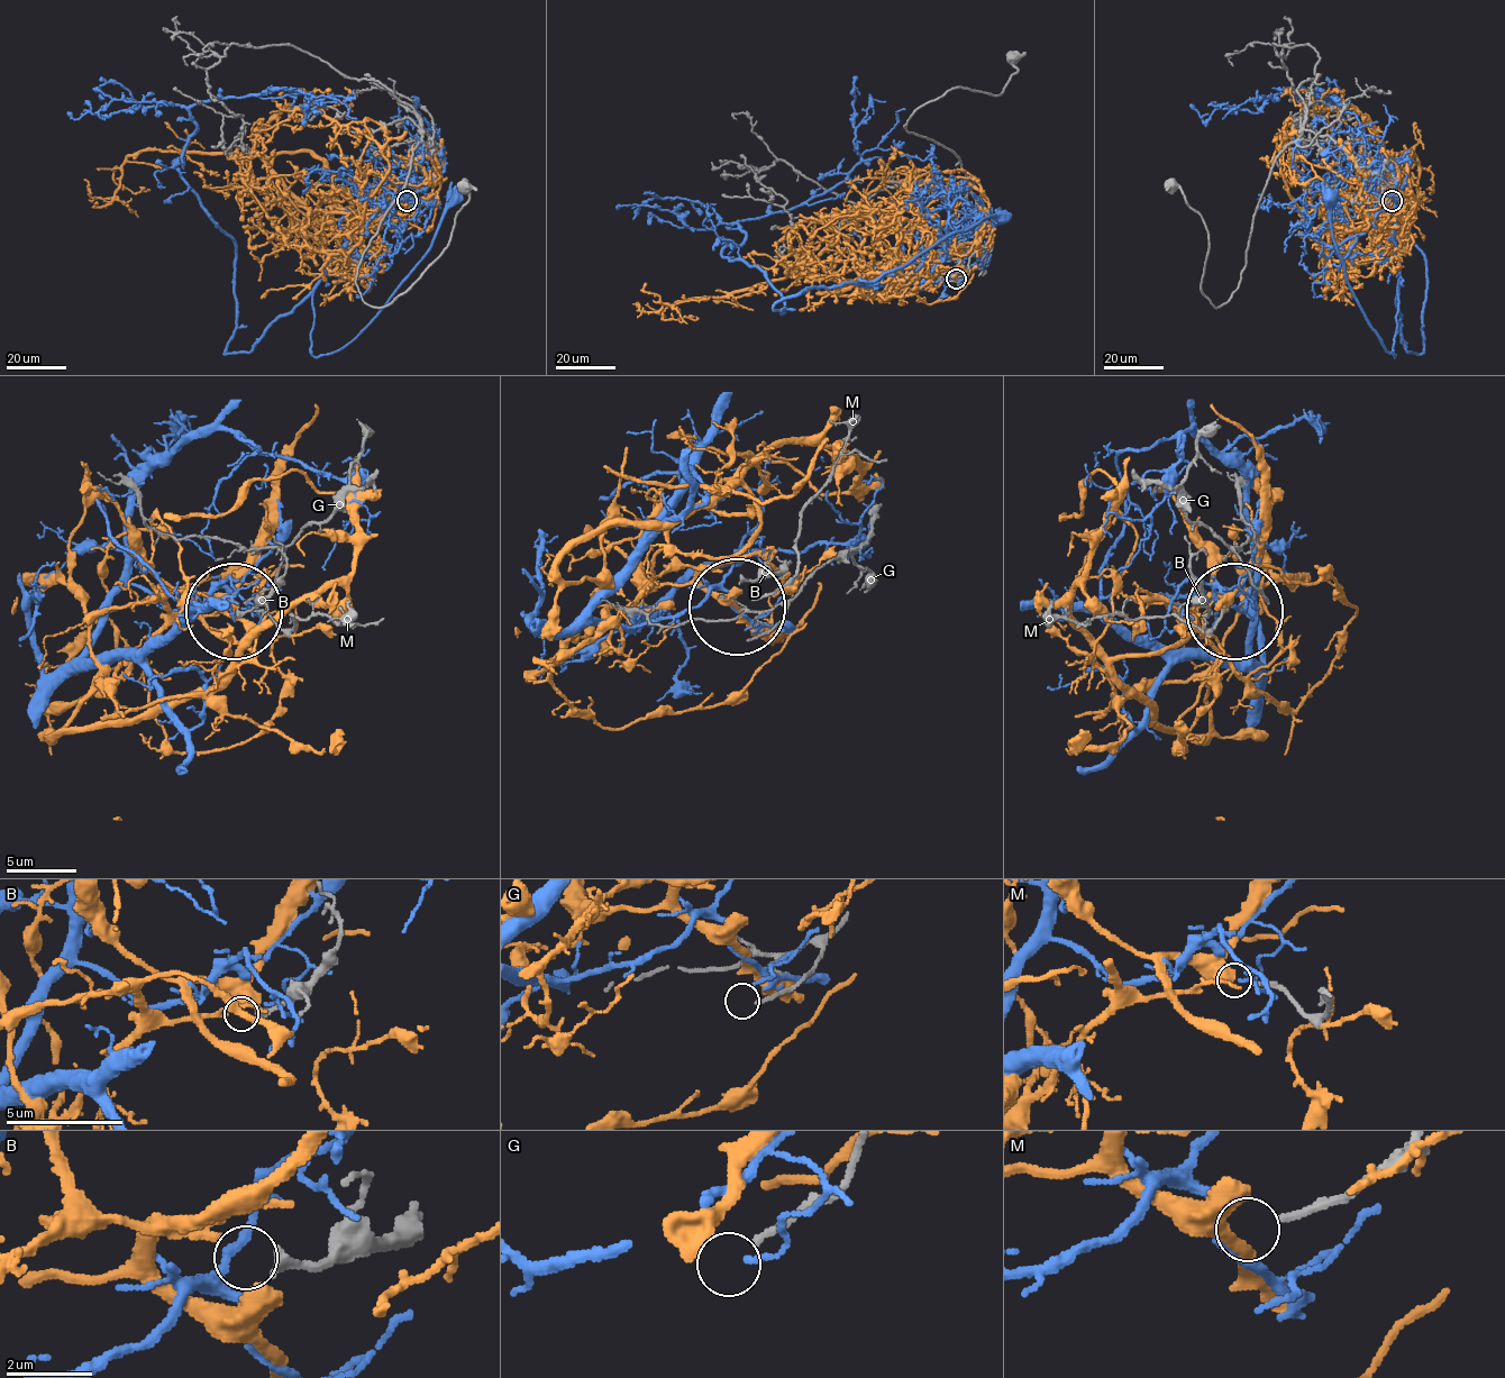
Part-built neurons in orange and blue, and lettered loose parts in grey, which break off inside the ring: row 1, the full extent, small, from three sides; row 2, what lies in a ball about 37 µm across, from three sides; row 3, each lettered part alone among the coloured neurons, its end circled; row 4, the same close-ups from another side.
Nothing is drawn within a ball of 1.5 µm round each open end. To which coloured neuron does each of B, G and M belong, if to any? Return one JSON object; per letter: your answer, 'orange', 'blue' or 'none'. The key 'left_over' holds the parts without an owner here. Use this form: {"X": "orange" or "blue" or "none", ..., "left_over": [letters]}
{"B": "orange", "G": "none", "M": "none", "left_over": ["G", "M"]}

